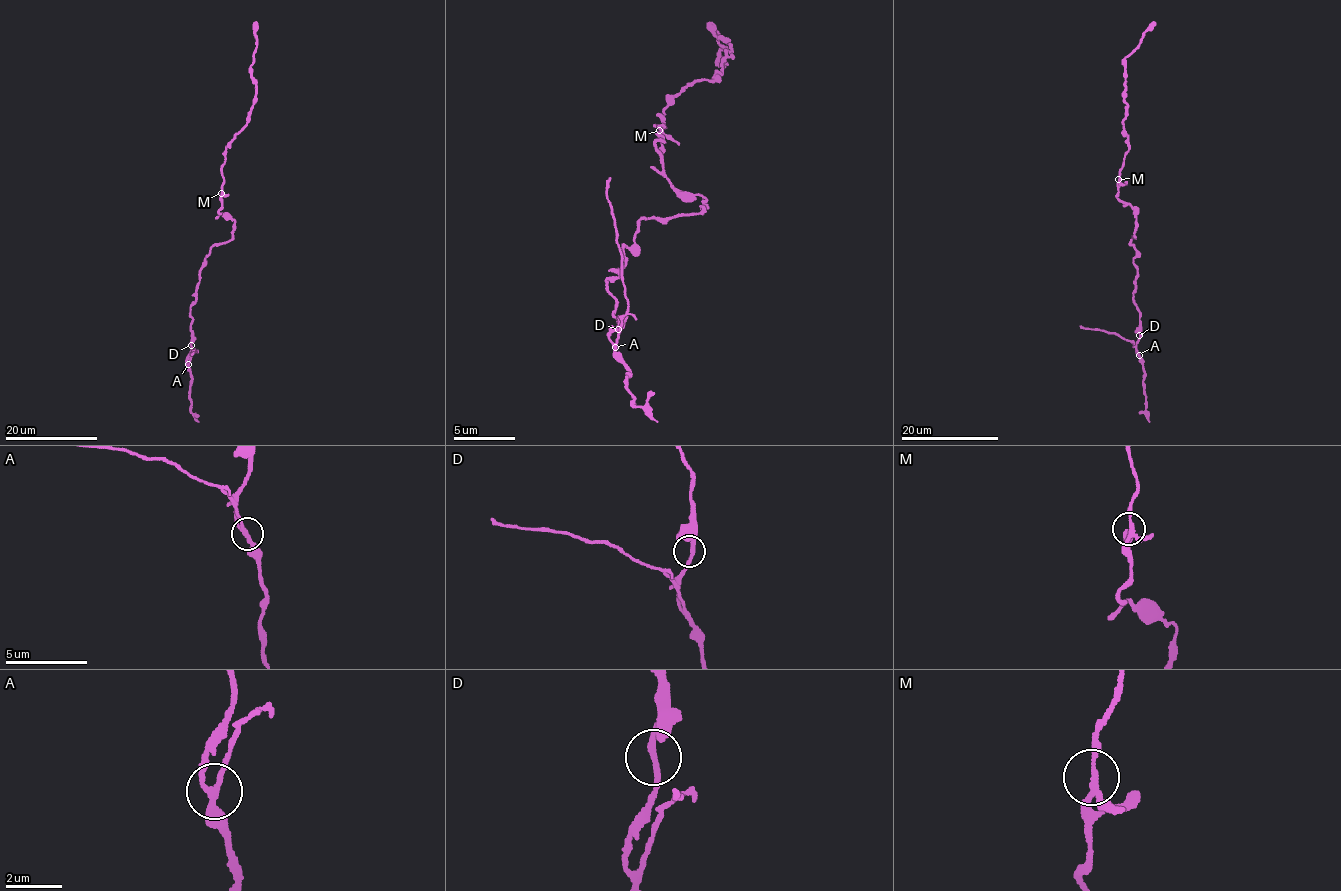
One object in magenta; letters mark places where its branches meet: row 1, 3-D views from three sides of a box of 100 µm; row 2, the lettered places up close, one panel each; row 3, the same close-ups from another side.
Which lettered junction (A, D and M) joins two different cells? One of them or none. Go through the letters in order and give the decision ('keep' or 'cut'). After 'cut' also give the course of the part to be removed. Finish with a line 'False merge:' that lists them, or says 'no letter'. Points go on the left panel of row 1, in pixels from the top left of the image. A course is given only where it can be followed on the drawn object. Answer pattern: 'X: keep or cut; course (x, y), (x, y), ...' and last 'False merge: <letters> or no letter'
A: cut; course (188, 365), (193, 353)
D: keep
M: keep
False merge: A

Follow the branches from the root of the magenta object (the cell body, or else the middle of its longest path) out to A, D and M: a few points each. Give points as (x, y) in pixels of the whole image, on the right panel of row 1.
A: (1137, 219), (1135, 237), (1130, 244), (1136, 251), (1134, 265), (1137, 277), (1133, 301), (1139, 312), (1139, 355)
D: (1137, 219), (1135, 237), (1130, 244), (1136, 251), (1134, 265), (1137, 277), (1133, 301), (1139, 312), (1139, 335)
M: (1137, 219), (1128, 204), (1117, 198), (1118, 179)

